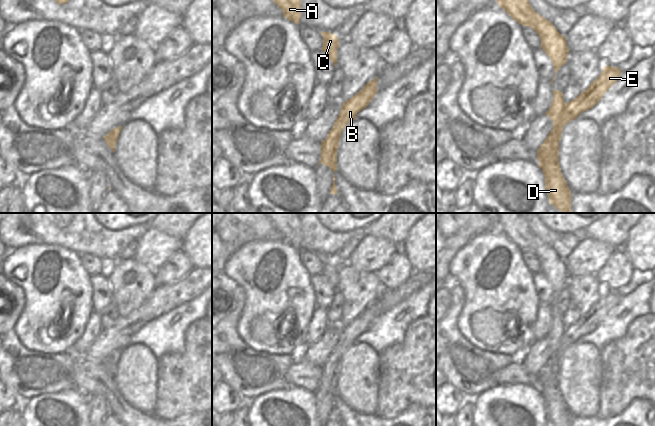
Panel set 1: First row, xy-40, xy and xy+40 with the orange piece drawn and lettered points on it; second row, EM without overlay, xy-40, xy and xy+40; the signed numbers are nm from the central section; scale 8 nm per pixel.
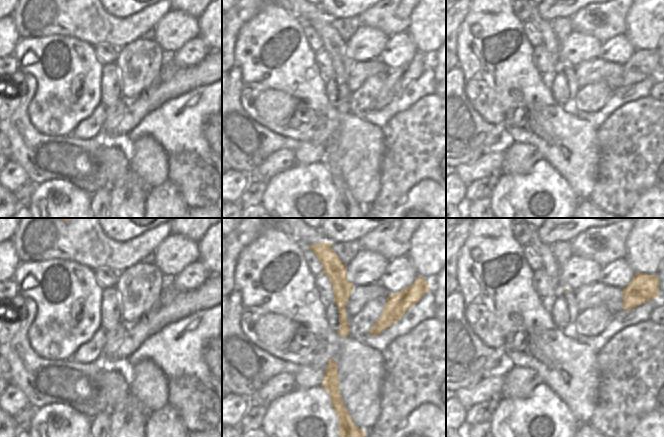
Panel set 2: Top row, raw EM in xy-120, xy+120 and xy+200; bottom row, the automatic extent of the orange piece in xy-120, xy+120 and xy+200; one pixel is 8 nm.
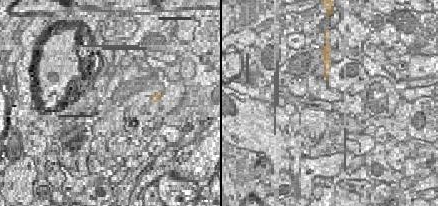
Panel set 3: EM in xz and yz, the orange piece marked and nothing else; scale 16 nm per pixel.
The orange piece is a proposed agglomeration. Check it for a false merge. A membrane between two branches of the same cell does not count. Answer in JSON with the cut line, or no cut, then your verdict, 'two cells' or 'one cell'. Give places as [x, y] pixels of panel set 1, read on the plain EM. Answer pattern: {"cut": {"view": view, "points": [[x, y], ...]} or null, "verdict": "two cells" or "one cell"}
{"cut": {"view": "xy+40", "points": [[566, 328], [557, 351], [557, 378]]}, "verdict": "two cells"}

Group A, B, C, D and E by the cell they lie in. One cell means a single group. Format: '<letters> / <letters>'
A C D / B E

